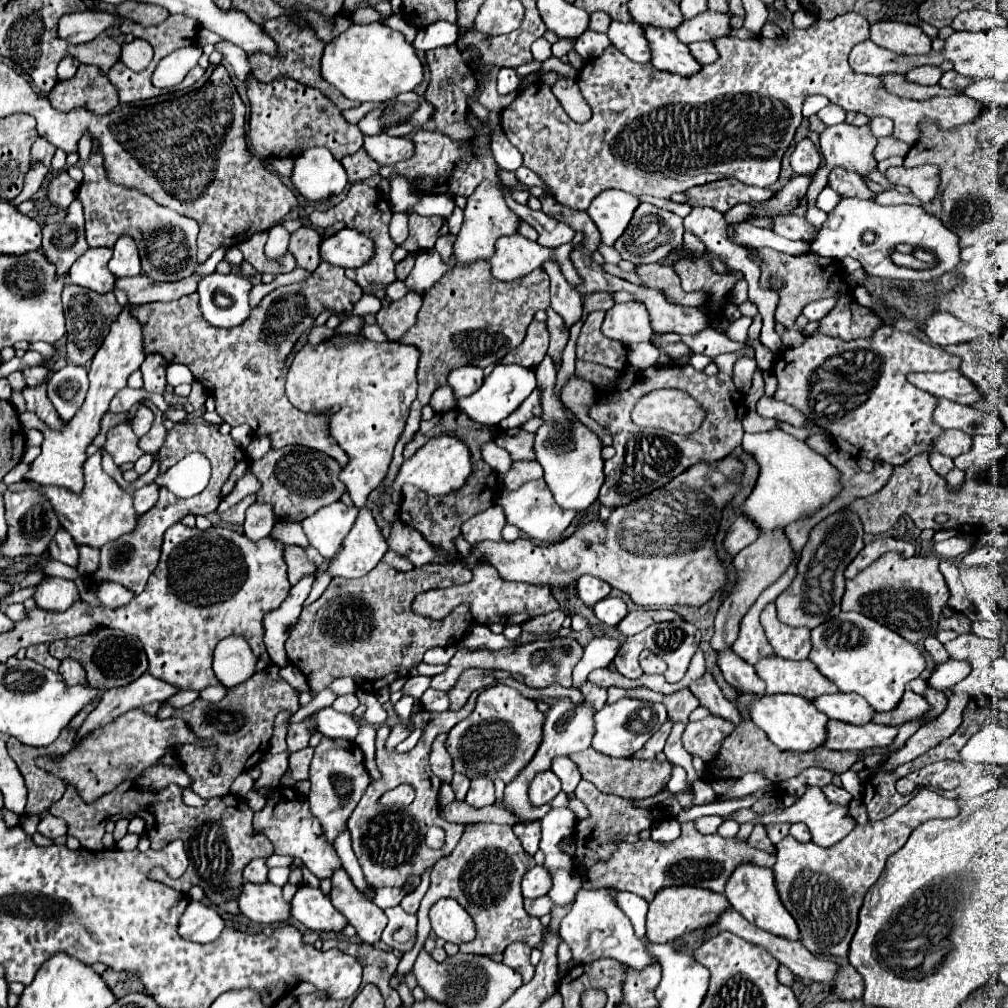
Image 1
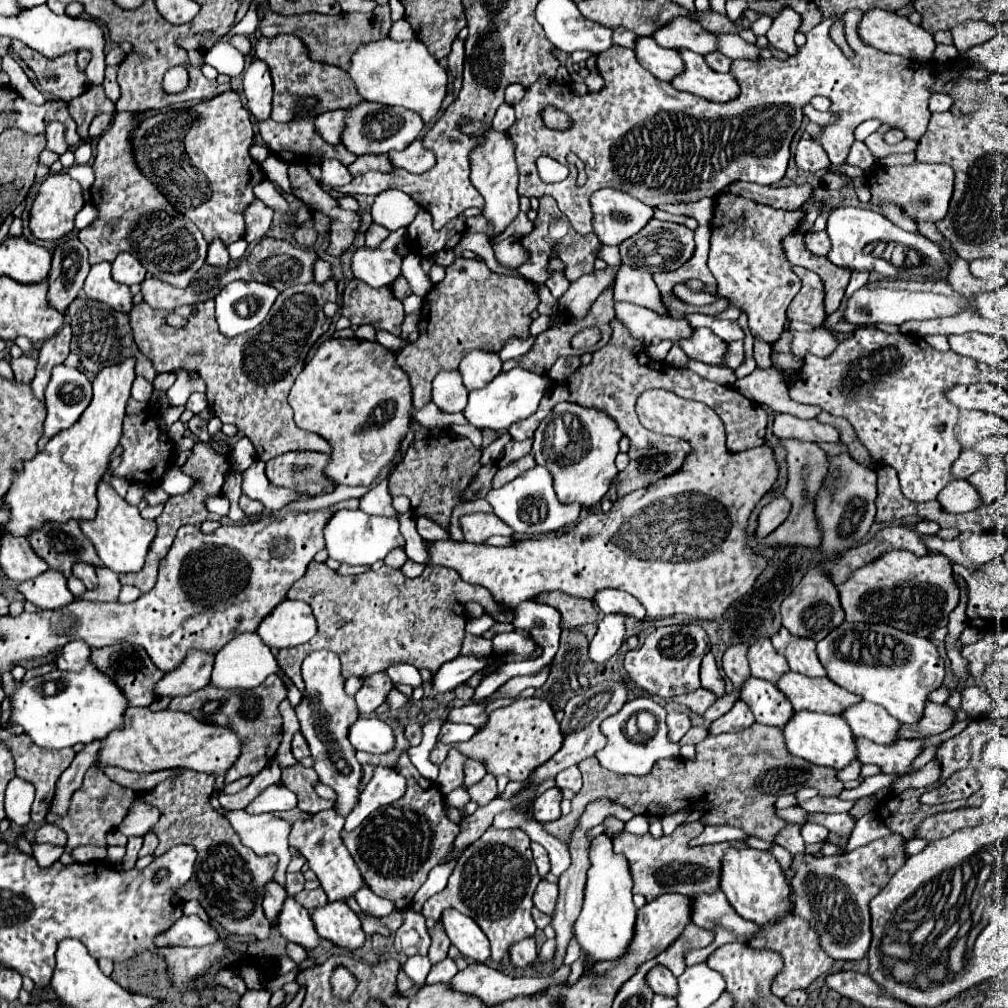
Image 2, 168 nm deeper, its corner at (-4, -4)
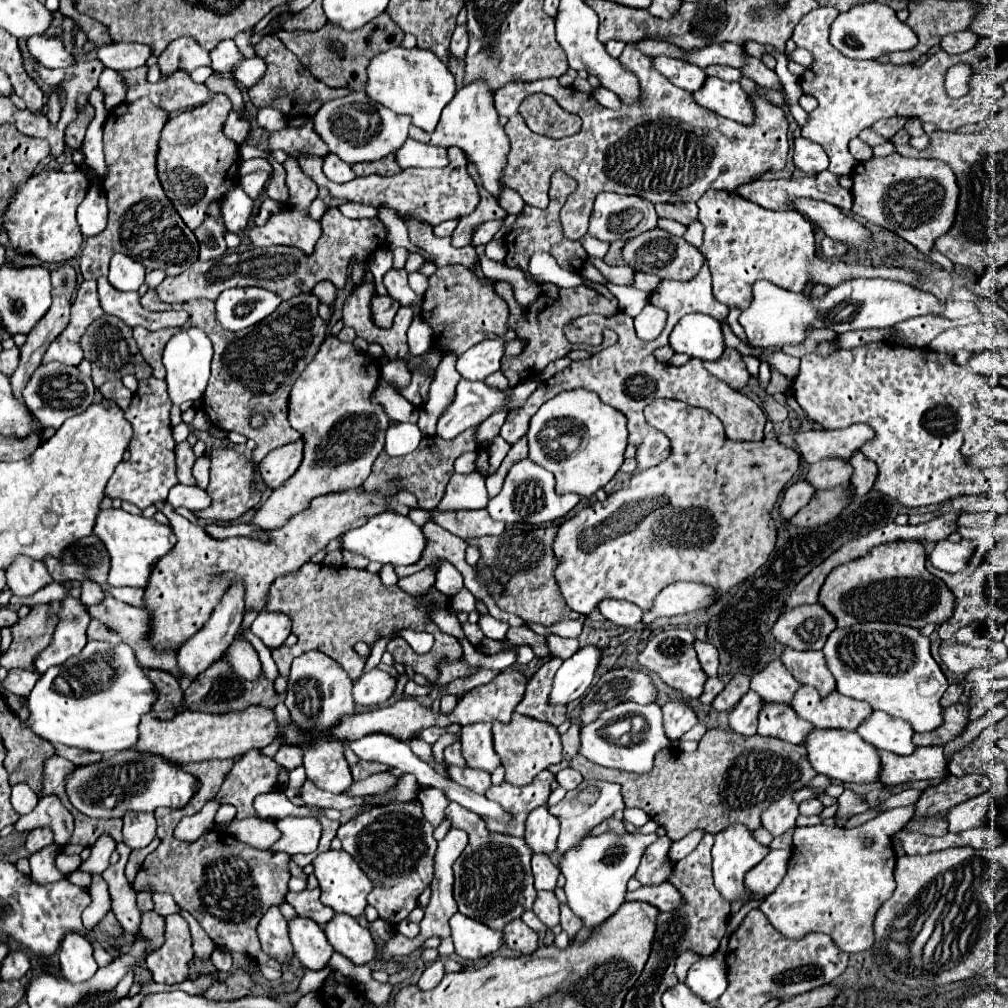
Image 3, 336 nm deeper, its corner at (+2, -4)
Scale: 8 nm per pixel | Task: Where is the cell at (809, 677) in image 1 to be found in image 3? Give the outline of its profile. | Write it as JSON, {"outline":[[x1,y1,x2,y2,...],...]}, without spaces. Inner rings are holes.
{"outline":[[801,686,801,690,793,694,791,708,815,728,855,730,871,714,867,702,843,696,837,690,821,696,813,686]]}

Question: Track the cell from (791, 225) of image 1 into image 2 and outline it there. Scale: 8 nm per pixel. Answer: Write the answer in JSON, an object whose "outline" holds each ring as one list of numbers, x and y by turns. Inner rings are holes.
{"outline":[[825,230,817,232,817,234,805,234,805,244,817,256,825,256,831,250,831,240]]}

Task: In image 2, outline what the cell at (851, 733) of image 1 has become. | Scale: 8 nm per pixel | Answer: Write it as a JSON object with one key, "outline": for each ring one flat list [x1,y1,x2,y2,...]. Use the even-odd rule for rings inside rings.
{"outline":[[857,738,859,762,875,764,883,774,903,776,909,772,913,760,923,752,921,740,899,740,895,746,879,746,867,738]]}

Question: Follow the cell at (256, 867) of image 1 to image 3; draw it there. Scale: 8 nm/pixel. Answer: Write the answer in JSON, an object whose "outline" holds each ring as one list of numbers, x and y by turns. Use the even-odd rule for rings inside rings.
{"outline":[[271,906,265,916,261,918,259,926,259,940,261,940,261,948,267,956,285,962,287,958,291,958,293,948,287,936,287,920,283,918,283,914,279,912,277,906]]}

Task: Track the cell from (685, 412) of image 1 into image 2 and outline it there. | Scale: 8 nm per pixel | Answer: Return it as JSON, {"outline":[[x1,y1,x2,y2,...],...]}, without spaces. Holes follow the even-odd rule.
{"outline":[[669,390,643,392,637,402,637,414,645,428,657,430,659,434,677,434,681,440,691,444,691,452,685,456,685,462,677,472,627,496,619,496,609,512,591,512,563,534,531,538,507,548,439,540,435,542,435,550,429,550,431,564,457,570,465,582,487,588,495,602,511,610,515,610,519,602,541,592,561,590,575,598,593,600,599,590,617,588,635,596,645,606,649,618,683,614,693,620,715,620,723,616,725,610,755,584,757,576,767,566,767,558,753,552,747,542,747,520,779,476,773,448,761,446,743,452,729,452,721,418,709,406,679,398]]}

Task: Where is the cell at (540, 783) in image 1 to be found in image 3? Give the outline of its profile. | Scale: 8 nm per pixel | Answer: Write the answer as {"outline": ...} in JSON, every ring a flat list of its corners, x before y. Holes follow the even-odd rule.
{"outline":[[539,806,533,814,527,816,525,822,525,840,533,852,553,854,557,850,559,822,549,814,547,806]]}

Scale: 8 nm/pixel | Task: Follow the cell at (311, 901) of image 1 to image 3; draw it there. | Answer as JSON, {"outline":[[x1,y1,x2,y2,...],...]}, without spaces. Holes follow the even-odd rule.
{"outline":[[335,914,323,932,335,952,347,956,355,964,367,964,375,956,375,942,367,928,347,914]]}

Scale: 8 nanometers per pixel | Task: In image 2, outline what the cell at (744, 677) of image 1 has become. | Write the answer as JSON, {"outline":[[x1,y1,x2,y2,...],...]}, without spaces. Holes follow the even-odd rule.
{"outline":[[749,678,747,686,741,690,741,700,747,702,755,716,755,722,759,724,785,728,785,724,795,714,791,702,781,694,777,686,767,680]]}

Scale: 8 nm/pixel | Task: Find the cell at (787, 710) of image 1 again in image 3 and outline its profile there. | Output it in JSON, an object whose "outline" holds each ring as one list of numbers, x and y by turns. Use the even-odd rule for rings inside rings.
{"outline":[[813,728,803,742,807,758,815,772,841,782,875,782,879,778,879,756,875,746,849,730,817,730]]}

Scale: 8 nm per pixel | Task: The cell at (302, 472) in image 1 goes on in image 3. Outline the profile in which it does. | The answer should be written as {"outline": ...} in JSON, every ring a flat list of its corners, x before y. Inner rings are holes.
{"outline":[[297,440,293,444,285,444,281,448,273,450,273,478,271,478,271,488,277,490,283,486,287,478,291,478,301,464,303,458,303,442]]}

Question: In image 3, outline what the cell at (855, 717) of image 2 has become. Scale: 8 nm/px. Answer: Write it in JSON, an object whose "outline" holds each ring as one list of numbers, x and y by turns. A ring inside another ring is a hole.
{"outline":[[873,710,871,716,855,730,865,742,873,744,879,750,887,750,893,754,911,754,915,744,911,736,915,734,909,722,901,718,893,718,881,710]]}

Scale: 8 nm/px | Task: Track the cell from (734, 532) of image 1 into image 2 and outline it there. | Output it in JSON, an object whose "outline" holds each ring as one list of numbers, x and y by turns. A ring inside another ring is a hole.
{"outline":[[785,496,775,498,773,502,769,502,761,514,759,514,759,526,757,526,757,538,765,538,769,536,779,524,785,522,785,518,791,512,791,502]]}

